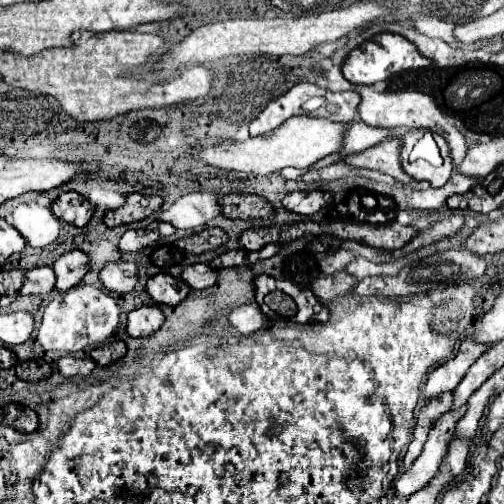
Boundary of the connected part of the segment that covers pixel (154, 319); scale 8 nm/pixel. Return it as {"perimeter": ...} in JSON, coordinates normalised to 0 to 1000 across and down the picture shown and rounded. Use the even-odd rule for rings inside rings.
{"perimeter":[[[313,605],[278,609],[254,621],[254,665],[258,669],[294,669],[310,661],[325,641],[325,621]]]}

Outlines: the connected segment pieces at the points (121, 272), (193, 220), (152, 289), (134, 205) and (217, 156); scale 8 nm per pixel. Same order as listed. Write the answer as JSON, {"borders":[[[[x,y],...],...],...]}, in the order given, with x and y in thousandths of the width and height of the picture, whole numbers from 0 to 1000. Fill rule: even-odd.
{"borders":[[[[254,518],[214,522],[198,542],[198,558],[214,577],[258,581],[274,562],[274,530],[270,522],[254,522]]],[[[393,379],[361,387],[337,415],[321,419],[317,438],[329,438],[349,454],[389,454],[409,446],[437,423],[440,415],[433,407],[433,387]]],[[[321,542],[321,546],[310,546],[310,550],[294,554],[290,577],[313,605],[317,601],[349,605],[361,593],[369,593],[381,573],[361,554],[349,554],[349,550],[337,550],[337,546]]],[[[262,383],[250,391],[250,403],[238,415],[214,419],[206,427],[206,442],[210,450],[234,450],[234,446],[250,446],[250,442],[266,442],[266,438],[282,438],[294,427],[302,427],[317,407],[321,407],[321,391],[306,387],[306,391],[290,391],[282,383]]],[[[579,232],[548,260],[536,260],[516,272],[496,272],[480,284],[448,280],[440,288],[409,292],[397,300],[397,315],[409,327],[448,335],[448,339],[480,339],[480,343],[508,343],[508,347],[536,347],[563,331],[591,331],[611,335],[631,315],[675,300],[679,272],[683,272],[683,244],[659,244],[651,236],[631,232]]]]}

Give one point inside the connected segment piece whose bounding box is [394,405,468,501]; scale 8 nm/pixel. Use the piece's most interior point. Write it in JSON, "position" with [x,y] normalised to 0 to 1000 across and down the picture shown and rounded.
{"position":[845,925]}

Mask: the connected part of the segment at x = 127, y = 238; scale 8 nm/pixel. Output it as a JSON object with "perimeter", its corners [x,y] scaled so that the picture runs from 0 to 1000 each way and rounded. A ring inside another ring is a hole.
{"perimeter":[[[258,454],[258,458],[250,458],[250,462],[242,466],[242,474],[238,474],[238,498],[242,498],[242,502],[266,502],[266,498],[286,494],[294,482],[298,482],[298,474],[286,474],[282,466],[274,466],[274,458]]]}

